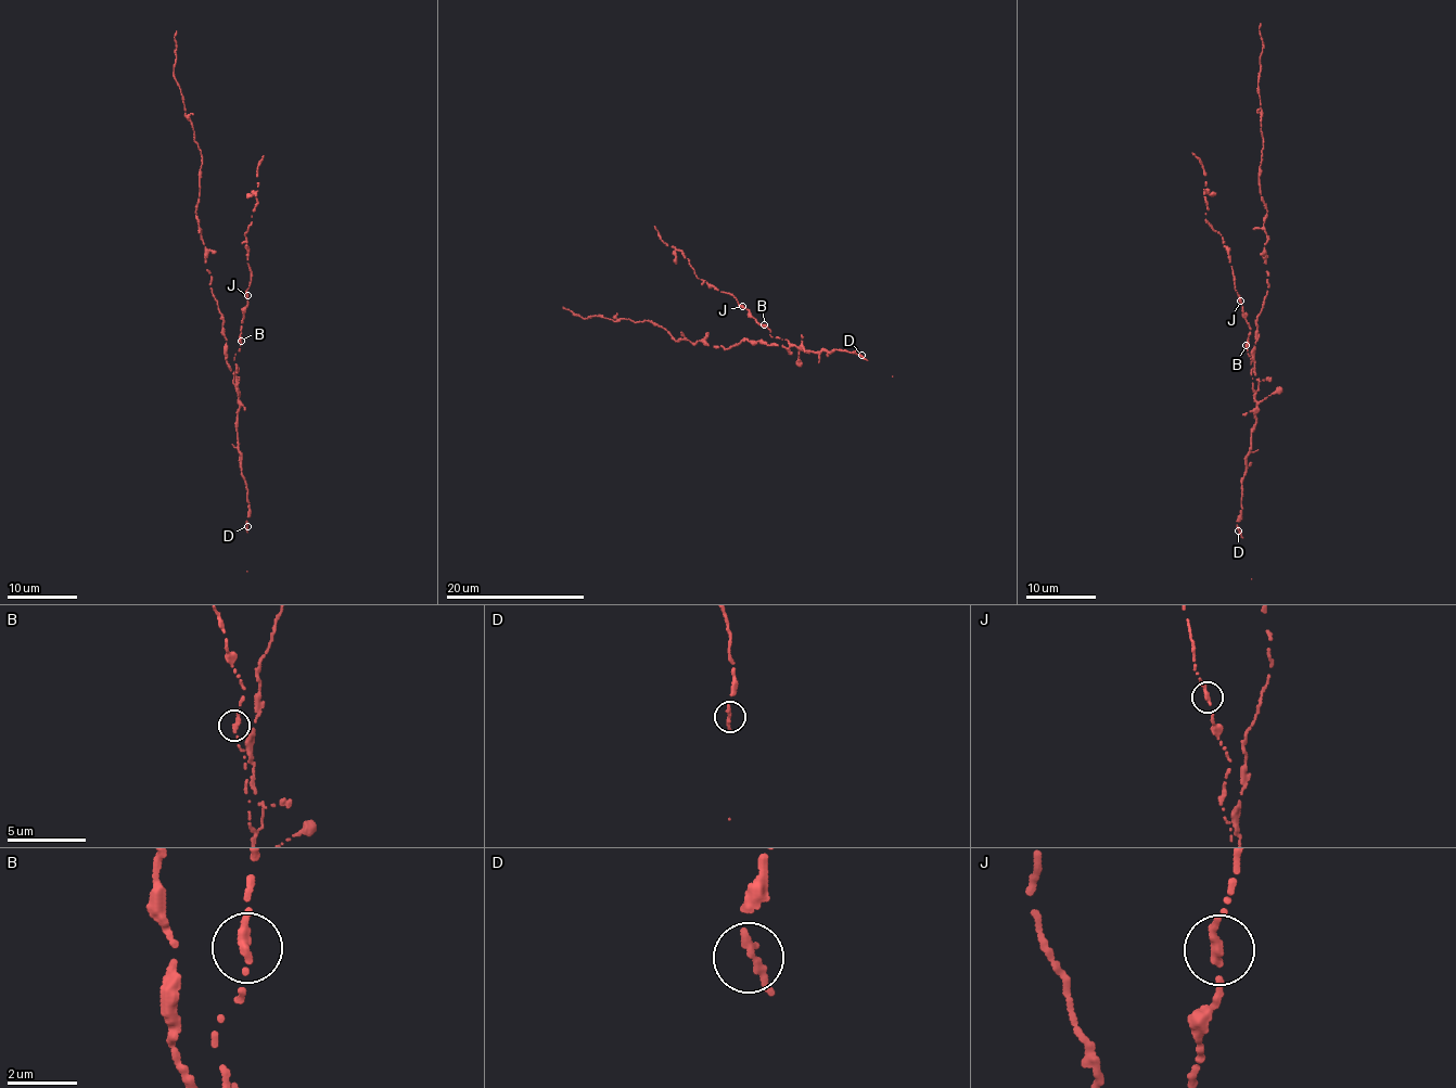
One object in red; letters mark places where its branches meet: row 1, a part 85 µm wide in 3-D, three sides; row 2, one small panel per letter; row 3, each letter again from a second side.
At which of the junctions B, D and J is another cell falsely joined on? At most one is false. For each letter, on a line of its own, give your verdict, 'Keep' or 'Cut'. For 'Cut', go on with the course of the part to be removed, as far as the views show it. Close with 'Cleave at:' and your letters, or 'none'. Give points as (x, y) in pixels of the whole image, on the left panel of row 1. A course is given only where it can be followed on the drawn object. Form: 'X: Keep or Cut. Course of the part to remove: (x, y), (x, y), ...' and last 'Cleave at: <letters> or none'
B: Keep
D: Keep
J: Keep
Cleave at: none

